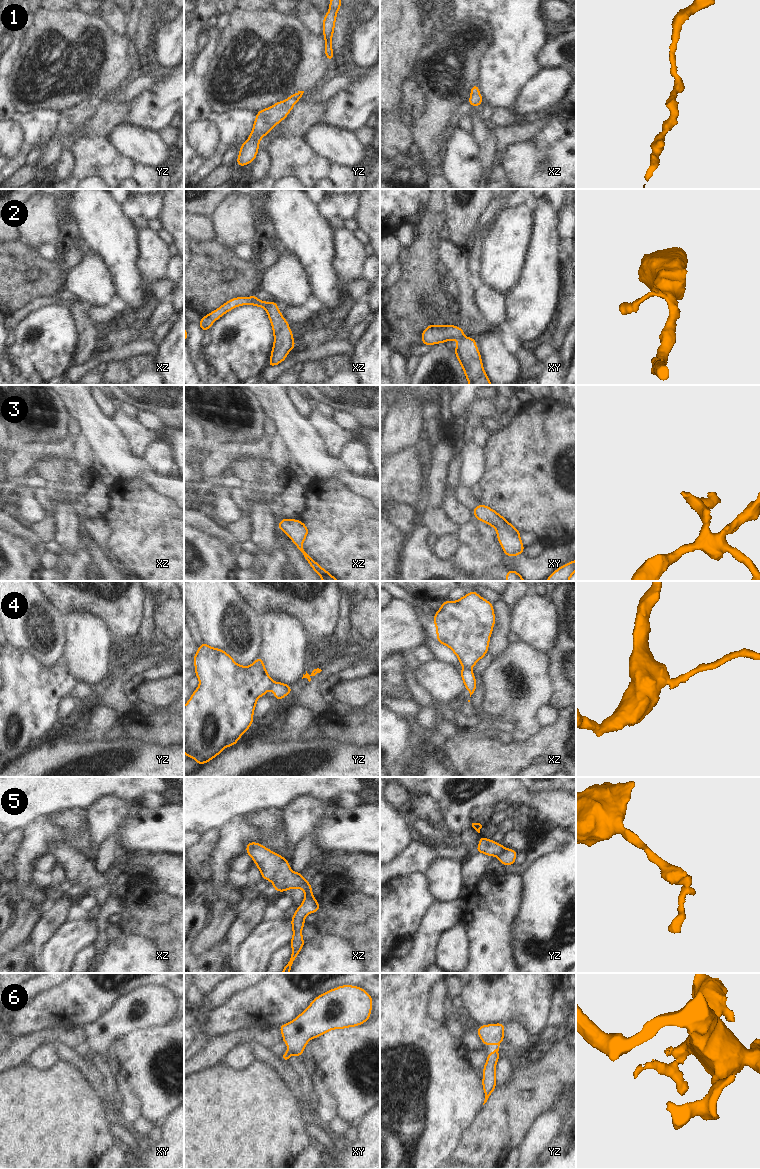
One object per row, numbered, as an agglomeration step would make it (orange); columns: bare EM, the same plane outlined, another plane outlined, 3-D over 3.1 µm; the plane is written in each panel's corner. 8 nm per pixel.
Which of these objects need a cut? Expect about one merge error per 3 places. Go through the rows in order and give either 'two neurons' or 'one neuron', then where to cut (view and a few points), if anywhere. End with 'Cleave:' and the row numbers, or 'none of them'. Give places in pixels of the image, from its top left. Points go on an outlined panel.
1: one neuron; cut none
2: two neurons; cut xz (266, 302), (264, 308)
3: one neuron; cut none
4: two neurons; cut yz (275, 682), (270, 688)
5: two neurons; cut xz (305, 896), (313, 897)
6: one neuron; cut none
Cleave: 2, 4, 5

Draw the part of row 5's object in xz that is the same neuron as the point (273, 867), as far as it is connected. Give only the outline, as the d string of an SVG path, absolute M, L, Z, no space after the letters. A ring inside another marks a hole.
M258 842L246 844L248 854L256 864L263 880L269 880L277 892L290 889L302 889L305 897L314 897L311 882L307 882L301 873L292 871L289 861L282 855L271 851Z

